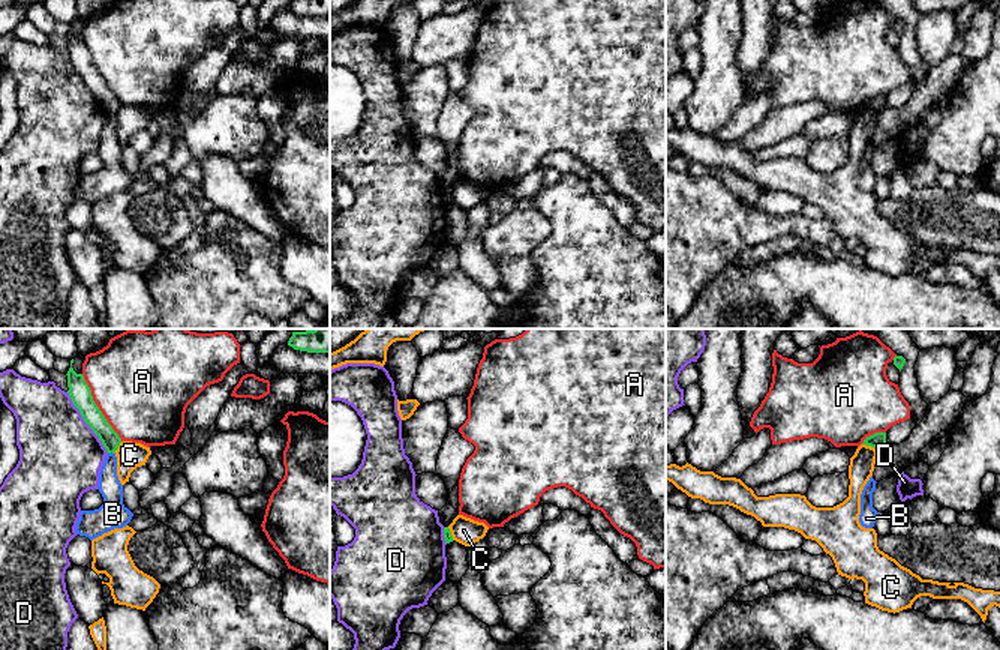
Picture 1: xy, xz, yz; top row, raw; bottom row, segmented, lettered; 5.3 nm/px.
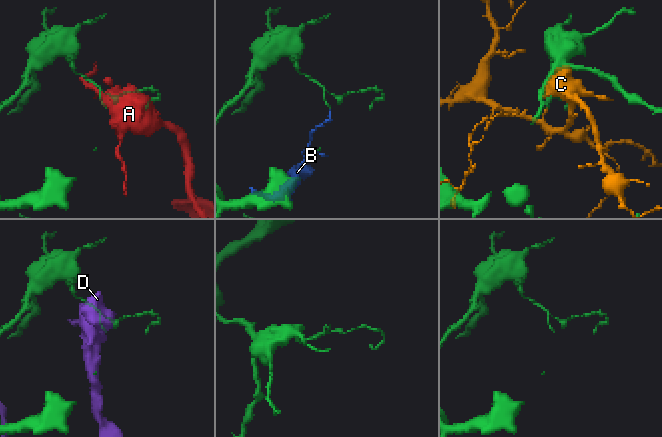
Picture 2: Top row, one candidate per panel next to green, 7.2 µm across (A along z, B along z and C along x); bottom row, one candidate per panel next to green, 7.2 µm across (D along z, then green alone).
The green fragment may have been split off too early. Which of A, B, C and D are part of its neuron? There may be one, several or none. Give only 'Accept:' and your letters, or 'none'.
Accept: none

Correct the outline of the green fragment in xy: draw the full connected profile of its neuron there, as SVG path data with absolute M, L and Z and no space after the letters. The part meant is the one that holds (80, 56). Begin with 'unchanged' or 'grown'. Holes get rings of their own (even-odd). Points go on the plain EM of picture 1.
unchanged; M73 23L70 24L70 32L67 35L67 57L73 69L79 74L85 87L99 101L108 117L115 117L121 102L108 87L96 66L93 65L91 54L84 44L82 38L76 38L72 32Z

